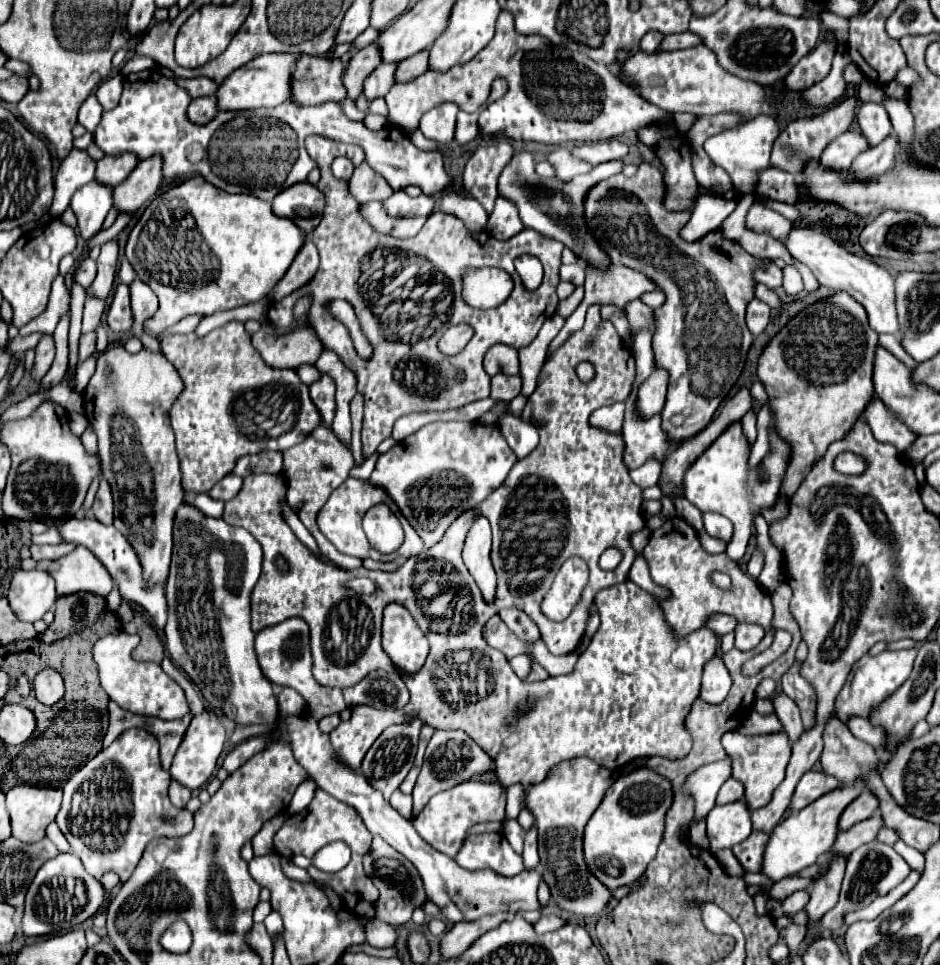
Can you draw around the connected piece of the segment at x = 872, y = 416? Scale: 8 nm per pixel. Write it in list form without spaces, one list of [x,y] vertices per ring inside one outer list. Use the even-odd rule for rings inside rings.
[[[876,395],[866,405],[864,417],[874,431],[874,437],[882,439],[884,443],[894,443],[894,447],[898,447],[900,453],[910,449],[914,445],[914,441],[918,439],[918,435],[912,433],[900,419],[896,419],[896,421],[892,419],[894,417],[892,411],[886,411],[886,405]]]

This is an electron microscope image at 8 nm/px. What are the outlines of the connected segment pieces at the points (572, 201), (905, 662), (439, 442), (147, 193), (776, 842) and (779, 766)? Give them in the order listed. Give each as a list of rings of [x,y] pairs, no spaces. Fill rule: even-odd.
[[[516,153],[500,173],[498,193],[500,193],[500,197],[512,201],[518,207],[520,219],[526,229],[534,229],[550,239],[564,243],[564,247],[572,249],[572,253],[576,253],[576,257],[582,259],[586,265],[592,265],[598,269],[608,269],[612,265],[612,261],[606,251],[596,247],[596,239],[590,237],[590,233],[586,231],[582,205],[584,205],[584,197],[596,183],[620,173],[622,167],[624,165],[620,161],[610,161],[610,163],[596,165],[590,173],[578,175],[572,181],[542,179],[534,169],[534,157],[530,153]],[[564,211],[568,211],[568,217],[564,217]]]
[[[906,649],[906,651],[882,651],[876,657],[864,655],[858,663],[854,663],[852,667],[852,677],[850,681],[842,687],[842,691],[836,697],[836,713],[840,719],[844,719],[844,723],[848,721],[850,715],[858,715],[858,717],[868,717],[872,705],[884,701],[886,697],[890,697],[910,675],[912,671],[912,663],[916,659],[916,649]]]
[[[436,421],[382,453],[368,483],[382,487],[424,539],[424,545],[432,547],[460,513],[482,503],[504,483],[516,459],[496,425]]]
[[[154,155],[154,159],[144,159],[118,187],[114,187],[112,207],[116,207],[118,213],[134,215],[144,207],[146,201],[152,199],[160,187],[160,181],[162,167],[158,155]]]
[[[854,783],[854,785],[846,785],[838,791],[830,791],[830,795],[822,795],[822,799],[816,799],[814,803],[810,803],[810,807],[804,807],[802,811],[792,813],[782,823],[778,823],[778,827],[772,831],[768,847],[764,851],[764,861],[762,861],[762,869],[760,869],[762,875],[766,875],[772,883],[776,883],[784,877],[796,875],[804,867],[816,865],[826,855],[826,851],[830,851],[830,847],[838,835],[840,813],[862,791],[864,791],[862,783]]]
[[[730,731],[722,737],[722,745],[732,759],[732,777],[746,787],[746,801],[750,809],[758,809],[770,803],[774,789],[782,783],[786,765],[790,761],[790,741],[784,731],[768,735],[738,735]]]

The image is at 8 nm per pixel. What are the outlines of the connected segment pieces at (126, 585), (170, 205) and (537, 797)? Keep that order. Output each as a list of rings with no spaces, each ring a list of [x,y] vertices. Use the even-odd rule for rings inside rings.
[[[72,517],[72,519],[68,519],[66,523],[60,523],[60,533],[62,533],[64,541],[78,543],[78,545],[90,549],[90,551],[100,559],[100,563],[106,567],[106,571],[110,573],[110,577],[114,579],[114,585],[118,587],[122,599],[124,599],[124,601],[138,603],[142,609],[148,611],[148,615],[152,617],[152,621],[156,623],[156,627],[158,627],[158,629],[164,629],[166,617],[168,617],[168,605],[166,605],[164,585],[162,585],[162,583],[148,585],[148,583],[144,581],[142,565],[140,565],[140,559],[138,559],[134,547],[130,545],[130,541],[128,541],[114,525],[102,525],[102,523],[98,523],[98,519],[94,519],[94,517],[82,517],[82,519]]]
[[[202,177],[188,179],[182,185],[160,193],[144,209],[126,243],[126,259],[160,299],[158,311],[144,321],[144,331],[158,335],[162,329],[176,325],[188,315],[206,317],[216,311],[228,311],[264,299],[284,277],[302,245],[302,231],[298,231],[290,219],[274,215],[272,205],[254,195],[230,195],[212,187]]]
[[[574,757],[554,765],[546,779],[524,793],[524,807],[534,815],[538,829],[538,849],[542,859],[542,877],[550,887],[552,899],[564,911],[576,915],[600,915],[606,911],[610,891],[586,871],[582,859],[582,835],[590,815],[602,801],[606,789],[616,781],[614,771],[598,767],[592,759]]]

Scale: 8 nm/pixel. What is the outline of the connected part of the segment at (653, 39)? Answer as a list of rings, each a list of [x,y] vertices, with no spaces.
[[[648,31],[644,37],[642,37],[642,41],[640,41],[640,49],[642,51],[646,51],[646,53],[652,53],[654,49],[658,49],[658,43],[662,41],[662,35],[658,35],[658,31]]]

